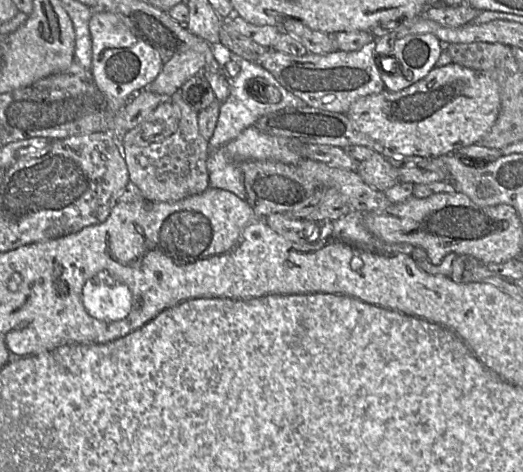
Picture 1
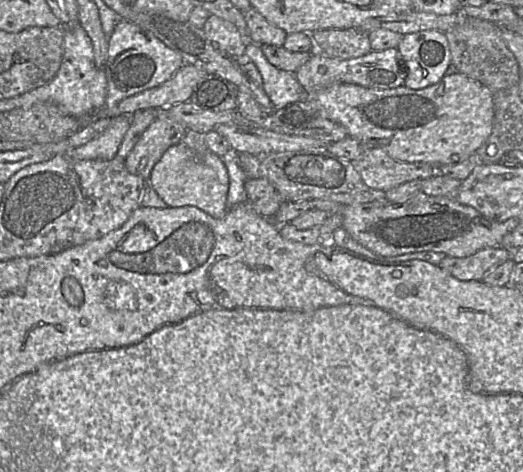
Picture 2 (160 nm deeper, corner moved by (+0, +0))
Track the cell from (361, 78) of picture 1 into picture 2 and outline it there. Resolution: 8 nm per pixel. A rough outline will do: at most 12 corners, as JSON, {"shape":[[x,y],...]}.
{"shape":[[389,48],[351,59],[312,52],[295,72],[307,94],[339,83],[404,86]]}

